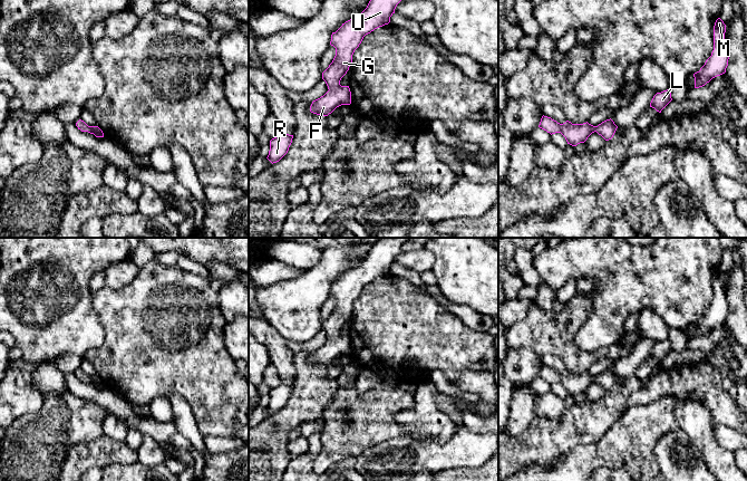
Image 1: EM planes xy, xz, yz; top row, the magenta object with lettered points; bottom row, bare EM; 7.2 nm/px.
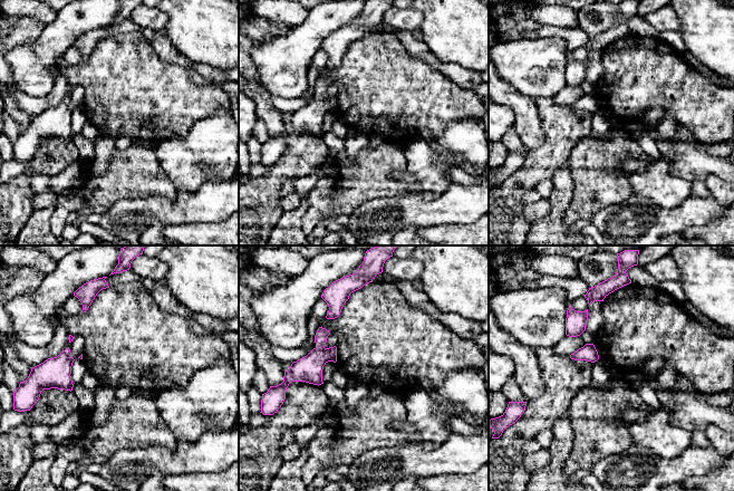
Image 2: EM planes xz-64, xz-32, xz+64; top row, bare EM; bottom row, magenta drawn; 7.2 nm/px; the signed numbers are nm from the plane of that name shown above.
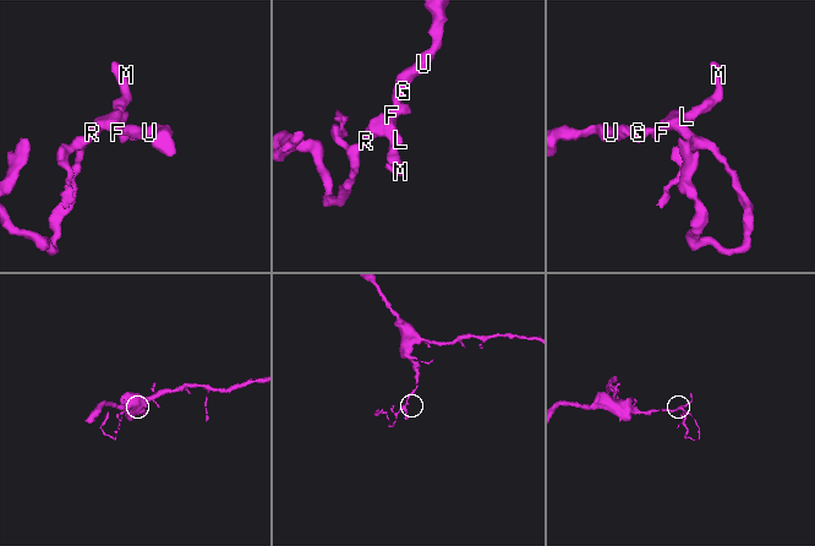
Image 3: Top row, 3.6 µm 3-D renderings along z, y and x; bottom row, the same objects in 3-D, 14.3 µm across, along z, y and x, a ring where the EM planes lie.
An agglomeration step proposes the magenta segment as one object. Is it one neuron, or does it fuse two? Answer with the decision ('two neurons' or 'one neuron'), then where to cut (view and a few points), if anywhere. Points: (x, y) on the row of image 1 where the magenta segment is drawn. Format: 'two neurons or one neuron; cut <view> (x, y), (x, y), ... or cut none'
one neuron; cut none

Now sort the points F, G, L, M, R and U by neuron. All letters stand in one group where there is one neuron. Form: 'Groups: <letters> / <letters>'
Groups: F G L M R U

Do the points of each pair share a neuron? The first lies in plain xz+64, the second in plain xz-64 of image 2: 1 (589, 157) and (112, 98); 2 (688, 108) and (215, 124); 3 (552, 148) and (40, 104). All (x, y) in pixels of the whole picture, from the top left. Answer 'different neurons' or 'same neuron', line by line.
1: different neurons
2: different neurons
3: different neurons

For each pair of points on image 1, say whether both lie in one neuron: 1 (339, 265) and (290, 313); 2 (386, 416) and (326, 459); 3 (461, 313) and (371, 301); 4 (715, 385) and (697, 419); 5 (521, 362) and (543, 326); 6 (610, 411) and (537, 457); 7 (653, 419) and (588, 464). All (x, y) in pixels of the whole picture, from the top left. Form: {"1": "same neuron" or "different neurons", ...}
{"1": "same neuron", "2": "same neuron", "3": "different neurons", "4": "different neurons", "5": "different neurons", "6": "same neuron", "7": "same neuron"}

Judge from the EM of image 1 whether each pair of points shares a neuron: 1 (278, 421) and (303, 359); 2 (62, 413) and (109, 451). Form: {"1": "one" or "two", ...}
{"1": "one", "2": "two"}

